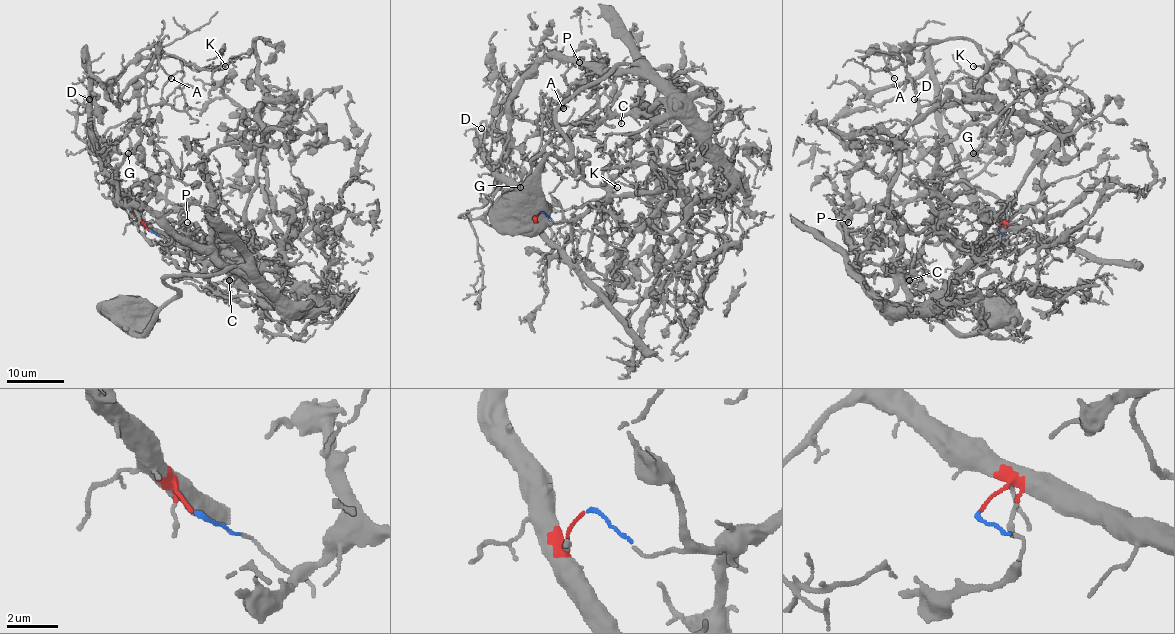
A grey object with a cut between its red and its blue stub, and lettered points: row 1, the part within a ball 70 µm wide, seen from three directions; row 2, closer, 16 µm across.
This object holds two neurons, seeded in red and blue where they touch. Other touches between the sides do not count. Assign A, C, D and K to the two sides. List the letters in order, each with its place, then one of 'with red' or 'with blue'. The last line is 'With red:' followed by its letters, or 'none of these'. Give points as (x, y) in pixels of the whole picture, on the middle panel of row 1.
A: at (563, 108); with red
C: at (621, 123); with blue
D: at (481, 128); with red
K: at (617, 187); with red
With red: A, D, K

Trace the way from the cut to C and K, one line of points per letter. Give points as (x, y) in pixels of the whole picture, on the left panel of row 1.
C: (149, 230), (263, 256), (309, 296), (270, 308), (249, 276), (228, 279)
K: (148, 230), (105, 168), (90, 125), (92, 85), (116, 78), (139, 59), (175, 56), (197, 71), (226, 66)

